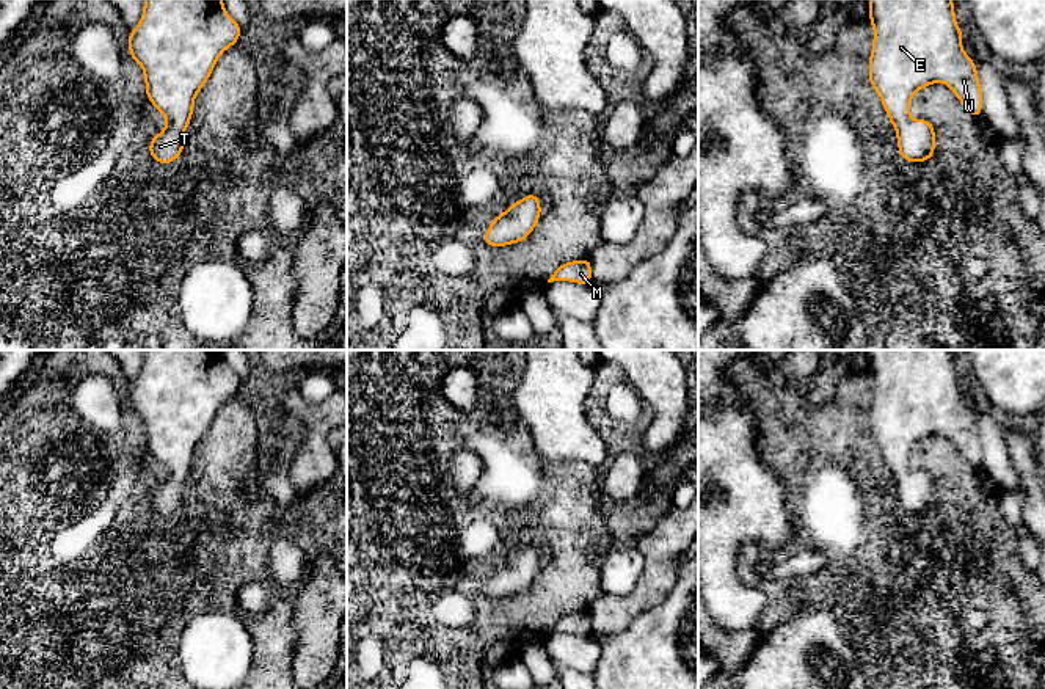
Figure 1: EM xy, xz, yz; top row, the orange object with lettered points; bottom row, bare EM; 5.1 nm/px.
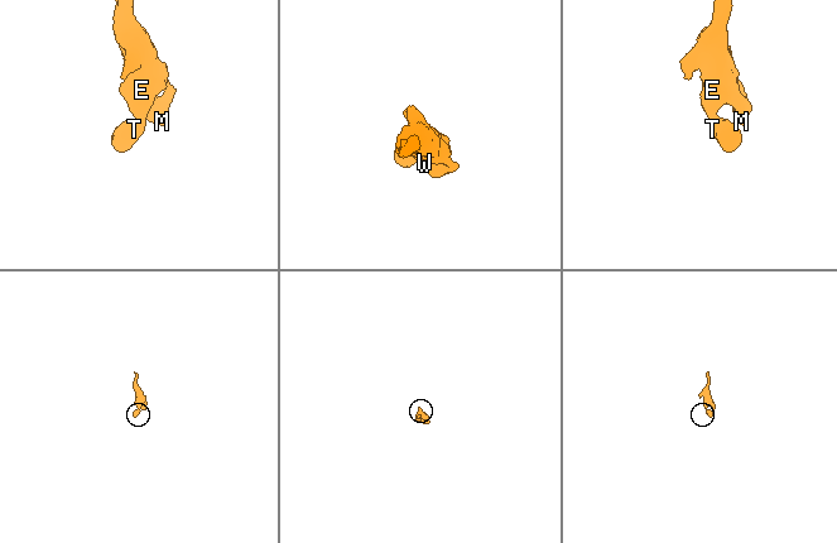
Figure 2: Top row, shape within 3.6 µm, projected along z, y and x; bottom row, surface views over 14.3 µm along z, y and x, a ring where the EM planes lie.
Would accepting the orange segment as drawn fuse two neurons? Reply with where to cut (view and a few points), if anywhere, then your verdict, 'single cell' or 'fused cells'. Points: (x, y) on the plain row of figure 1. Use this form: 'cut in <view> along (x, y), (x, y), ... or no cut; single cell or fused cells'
no cut; single cell

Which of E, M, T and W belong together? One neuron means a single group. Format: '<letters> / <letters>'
E M T W

